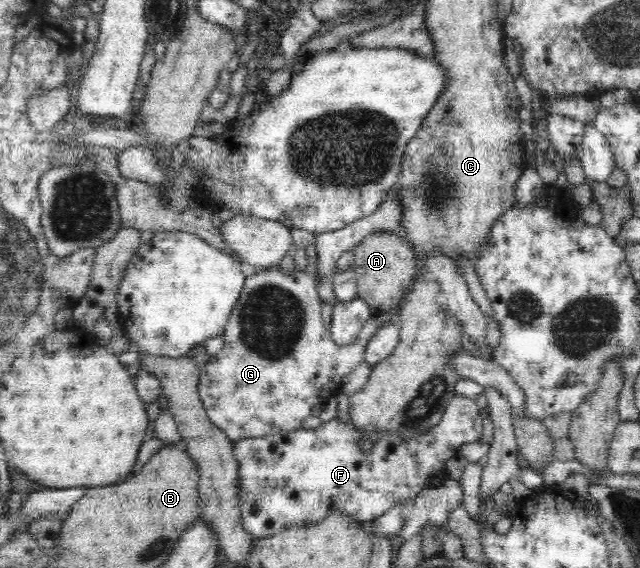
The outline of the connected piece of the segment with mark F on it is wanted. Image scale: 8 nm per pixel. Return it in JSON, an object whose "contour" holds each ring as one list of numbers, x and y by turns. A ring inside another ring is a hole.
{"contour":[[455,395,436,427,405,444,391,434,373,440,369,434,353,428,351,423,341,423,337,418,316,429,302,428,289,434,239,441,234,445,234,453,239,462,242,528,258,539,275,535,287,527,305,527,319,523,331,512,345,514,362,523,377,519,389,509,414,501,422,489,440,486,447,479,445,462,453,457,460,457,461,445,481,440,484,418,473,399],[367,439,371,440,374,448,370,454,365,455,359,444]]}

